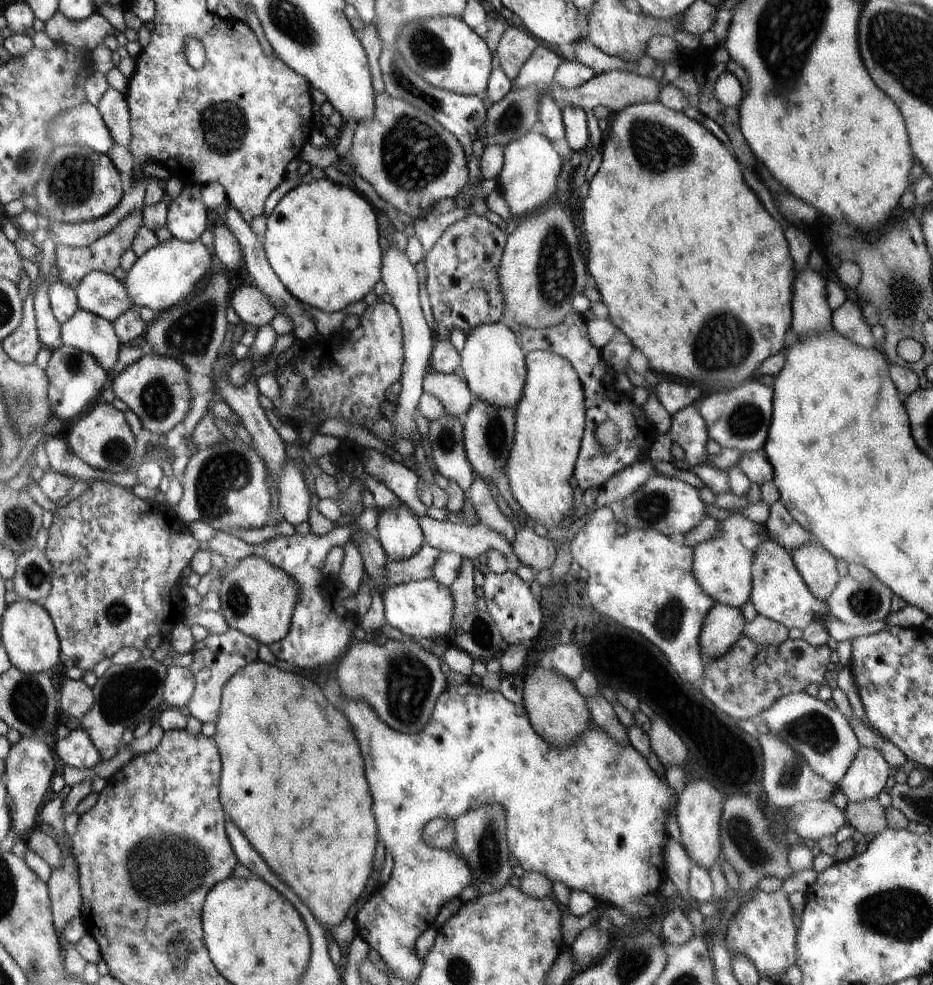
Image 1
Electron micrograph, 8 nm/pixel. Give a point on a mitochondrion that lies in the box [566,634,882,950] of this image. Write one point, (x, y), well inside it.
(815, 729)

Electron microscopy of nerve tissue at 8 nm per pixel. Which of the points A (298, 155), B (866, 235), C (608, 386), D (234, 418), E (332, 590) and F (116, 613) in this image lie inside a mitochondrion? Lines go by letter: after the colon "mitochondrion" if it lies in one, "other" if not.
A: other
B: other
C: other
D: other
E: other
F: mitochondrion

